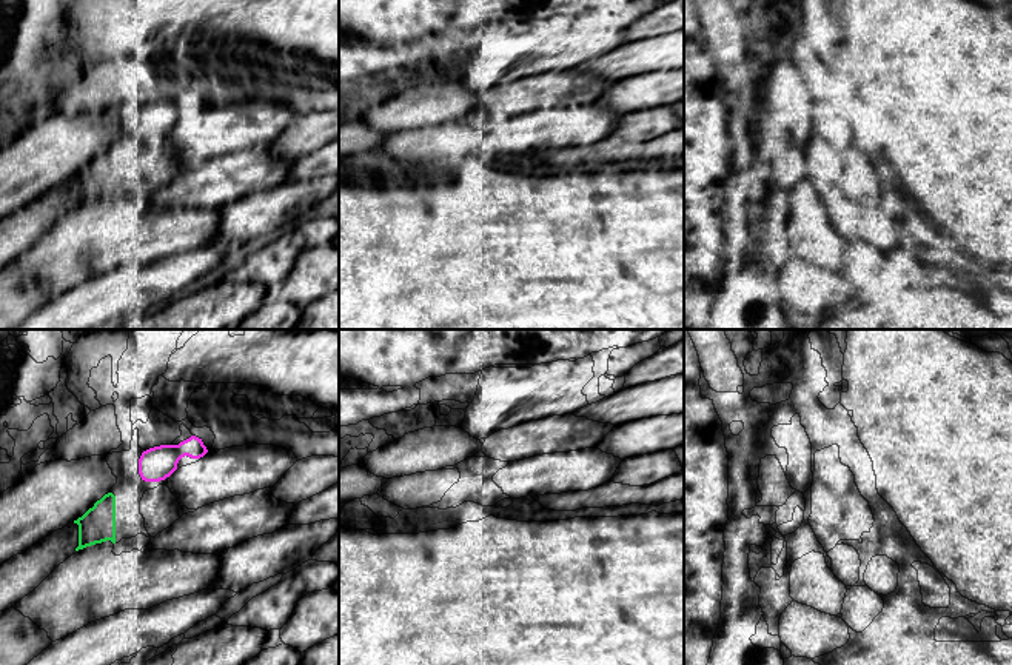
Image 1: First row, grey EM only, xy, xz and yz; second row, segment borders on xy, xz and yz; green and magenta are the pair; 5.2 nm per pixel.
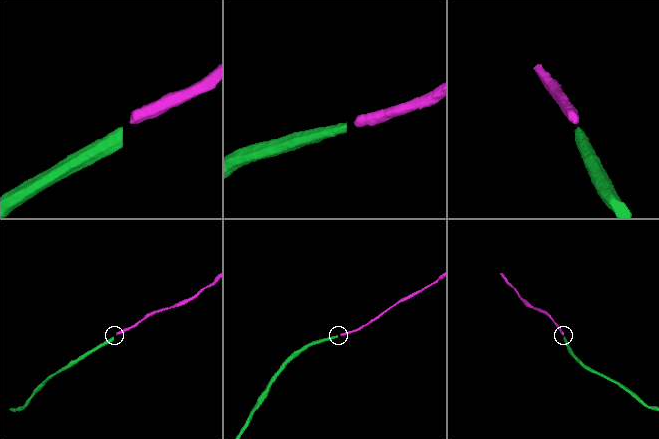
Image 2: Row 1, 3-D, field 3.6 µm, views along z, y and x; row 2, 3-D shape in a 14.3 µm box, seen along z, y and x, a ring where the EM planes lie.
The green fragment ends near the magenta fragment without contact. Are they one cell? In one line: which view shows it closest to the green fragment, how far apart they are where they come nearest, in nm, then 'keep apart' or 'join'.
view xy; gap 170 nm; keep apart

